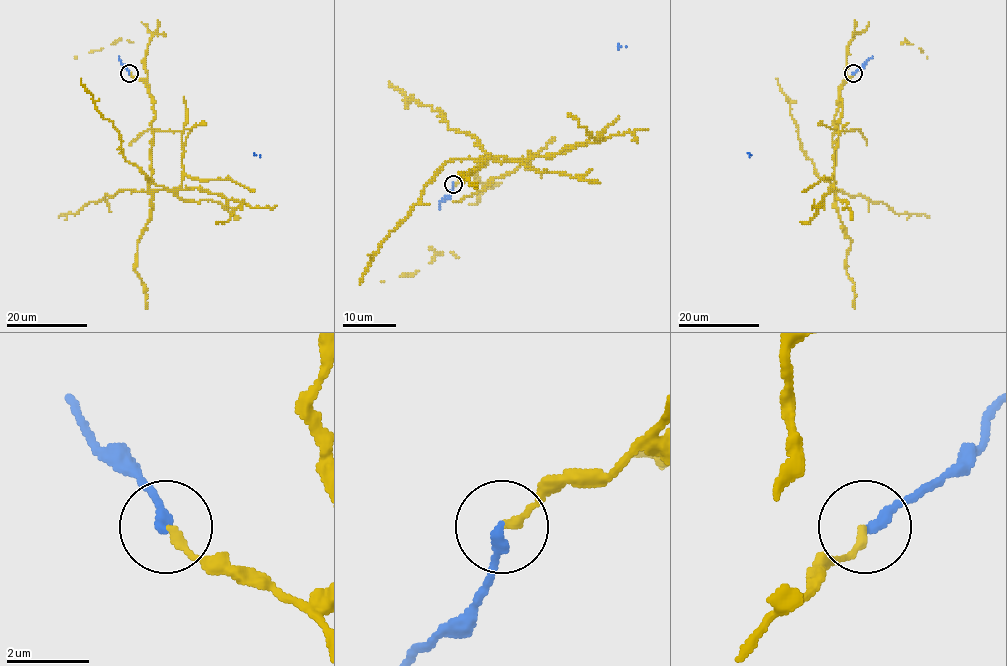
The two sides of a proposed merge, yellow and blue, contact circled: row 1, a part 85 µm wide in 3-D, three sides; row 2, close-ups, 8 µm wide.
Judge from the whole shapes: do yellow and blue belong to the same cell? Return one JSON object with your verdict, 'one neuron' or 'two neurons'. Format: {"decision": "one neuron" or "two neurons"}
{"decision": "two neurons"}

